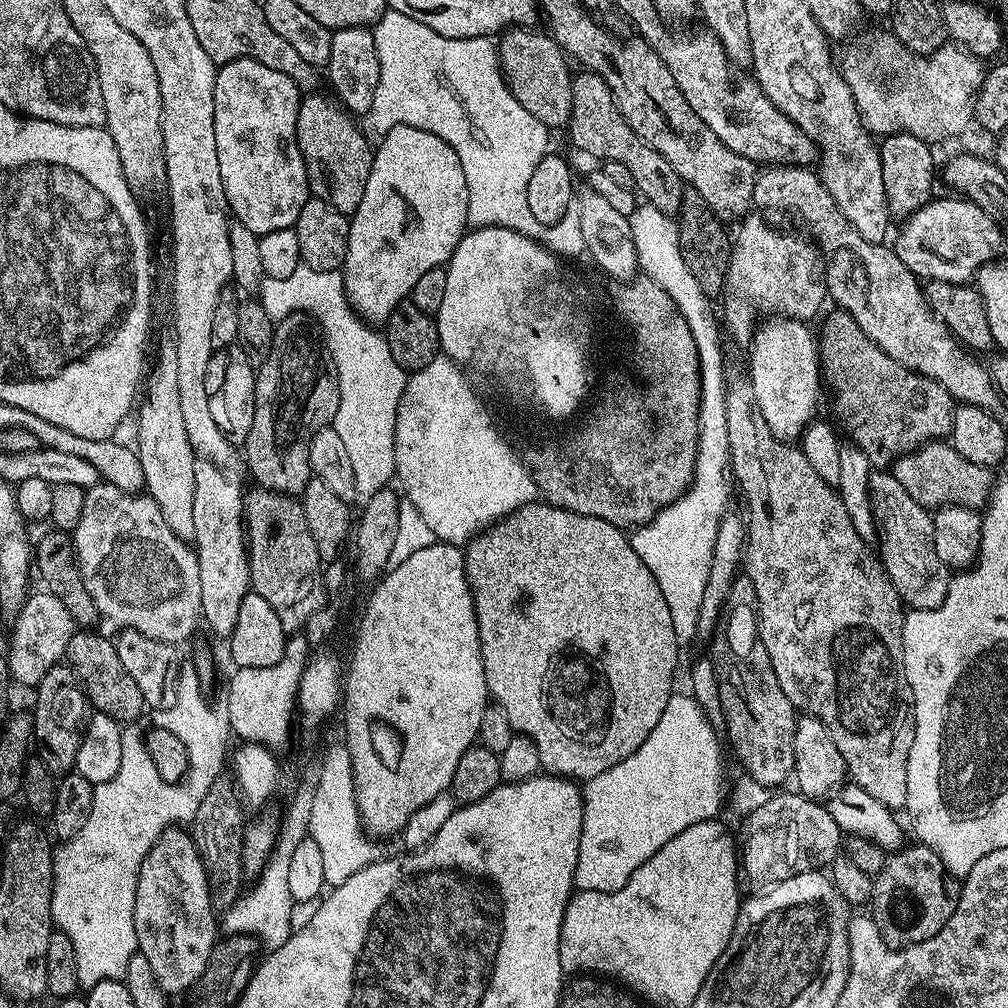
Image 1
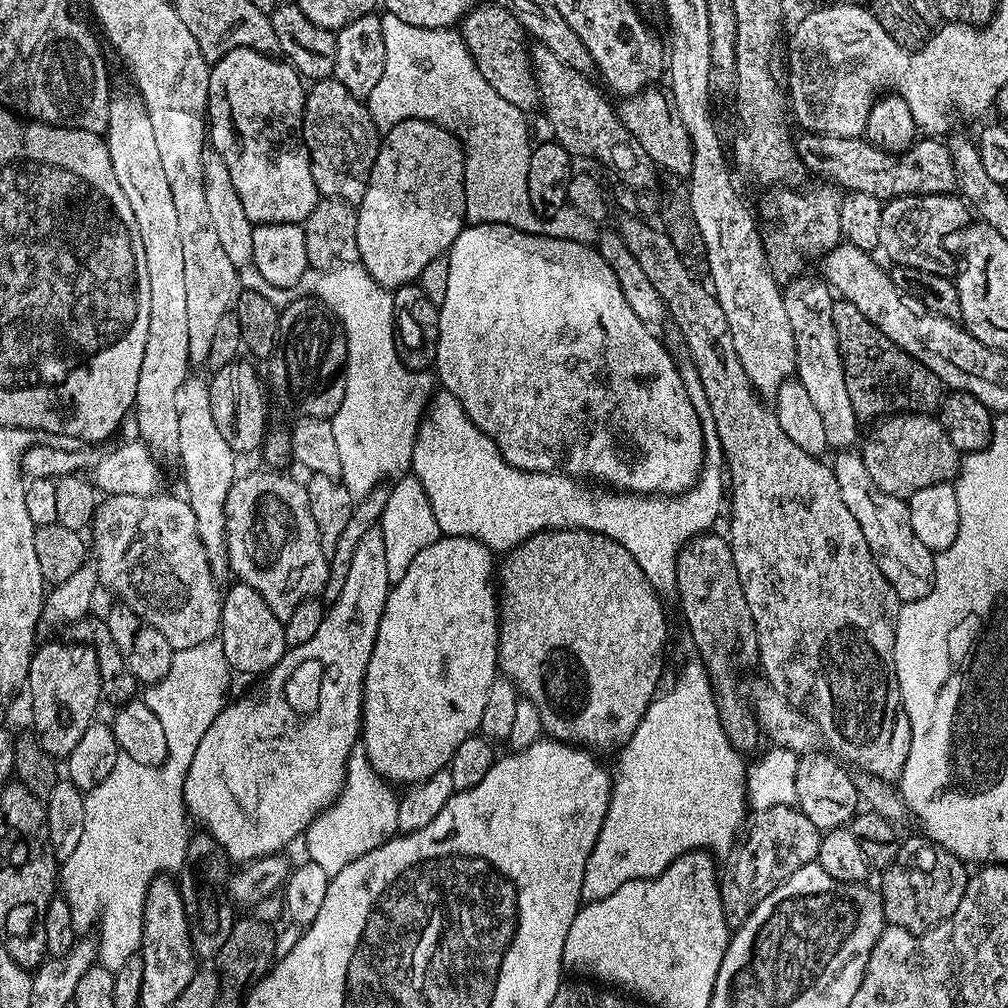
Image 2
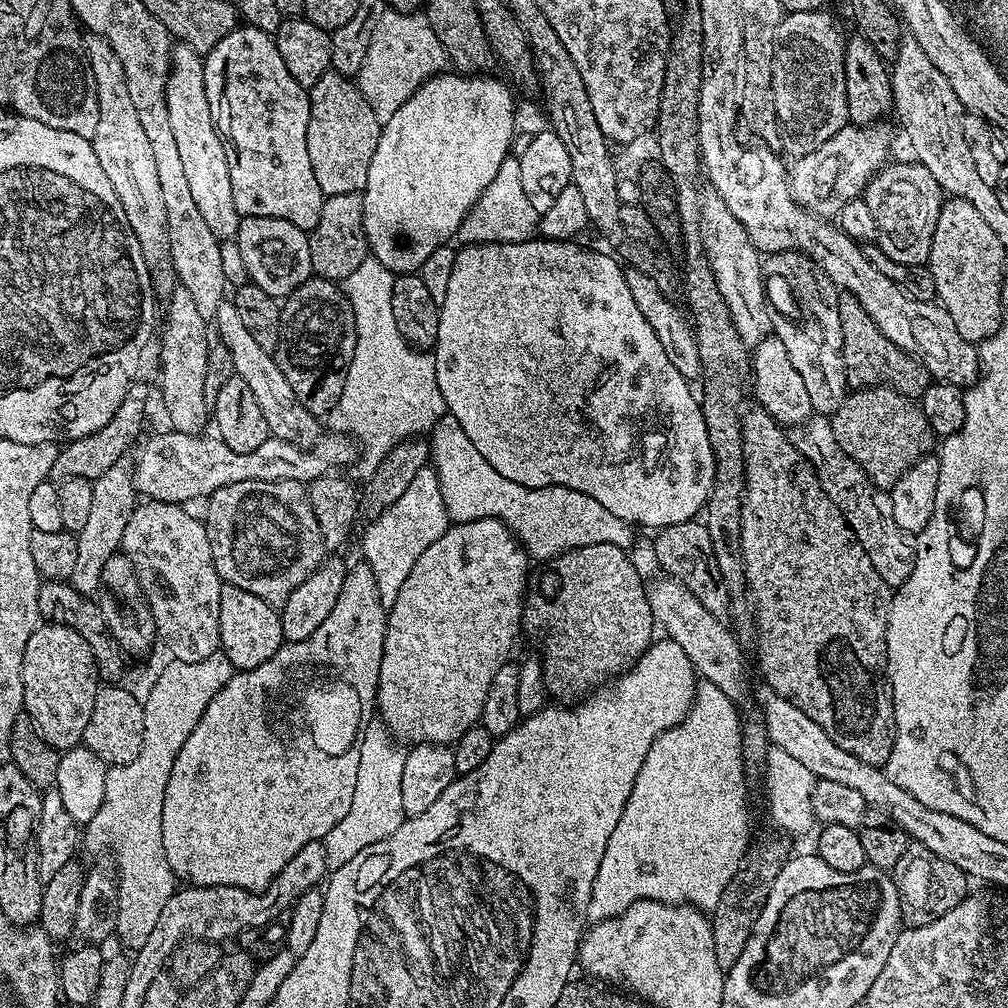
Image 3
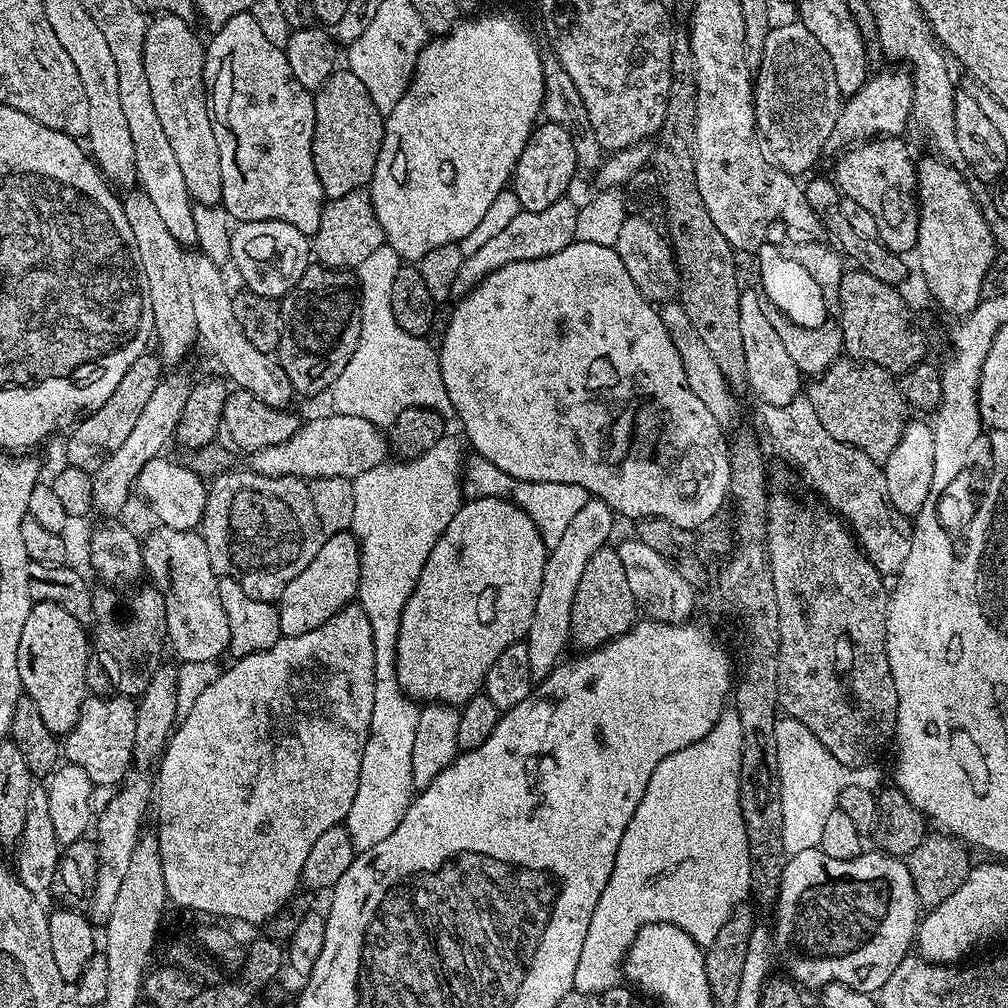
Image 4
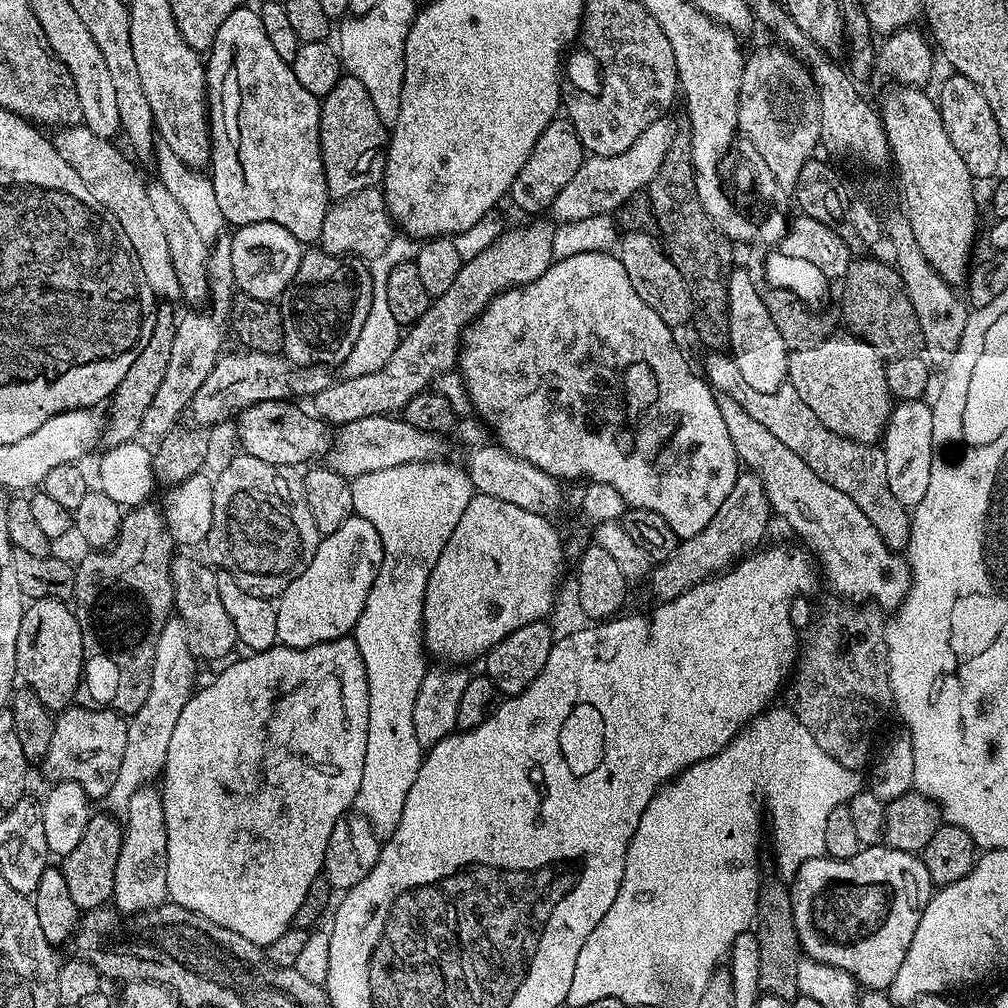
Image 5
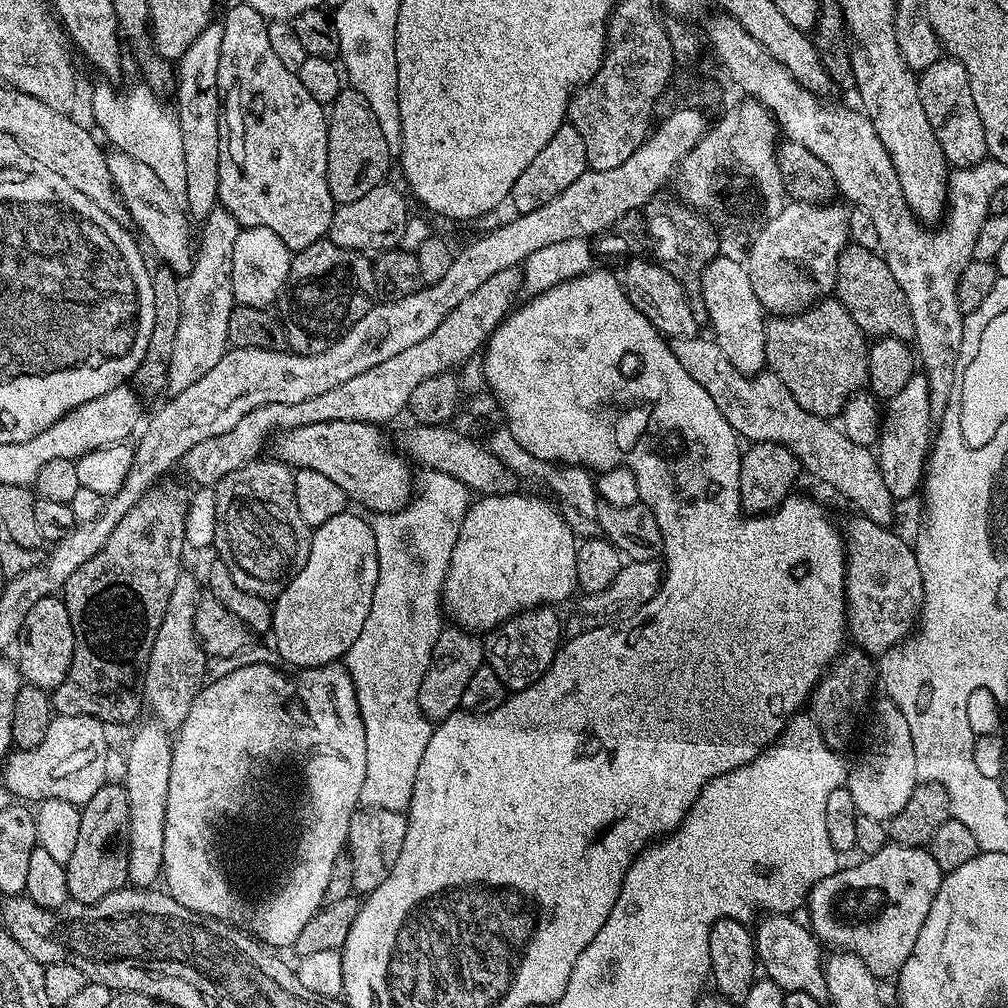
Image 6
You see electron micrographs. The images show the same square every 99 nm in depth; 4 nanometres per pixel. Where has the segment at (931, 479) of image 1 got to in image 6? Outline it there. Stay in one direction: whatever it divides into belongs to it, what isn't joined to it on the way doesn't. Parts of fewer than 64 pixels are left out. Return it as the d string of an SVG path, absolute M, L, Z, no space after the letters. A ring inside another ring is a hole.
M821 298L812 307L795 316L773 315L765 326L765 362L767 367L790 390L794 402L802 410L810 410L816 416L839 417L844 404L867 385L868 346L864 331L850 318L850 314L835 298Z

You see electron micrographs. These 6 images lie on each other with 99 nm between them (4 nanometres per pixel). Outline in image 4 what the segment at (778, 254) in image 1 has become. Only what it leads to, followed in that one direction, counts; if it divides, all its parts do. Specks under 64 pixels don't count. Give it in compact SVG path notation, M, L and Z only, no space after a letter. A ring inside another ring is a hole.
M907 71L880 72L877 76L876 73L869 75L863 87L855 95L843 101L840 120L832 131L831 147L847 149L857 142L867 142L903 133L903 128L909 127L912 119L913 98L912 77Z

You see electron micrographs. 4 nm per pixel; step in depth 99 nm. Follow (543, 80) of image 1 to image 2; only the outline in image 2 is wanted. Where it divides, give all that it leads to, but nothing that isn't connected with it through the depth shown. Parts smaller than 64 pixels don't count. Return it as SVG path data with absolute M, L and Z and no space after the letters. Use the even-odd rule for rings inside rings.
M494 2L477 3L471 12L464 15L458 25L458 31L468 47L468 52L476 59L482 78L489 82L498 94L502 94L502 98L506 98L510 106L520 109L525 114L531 113L531 108L541 107L540 91L536 89L536 77L529 53L526 51L526 44L525 48L523 44L526 33L518 18L510 10Z

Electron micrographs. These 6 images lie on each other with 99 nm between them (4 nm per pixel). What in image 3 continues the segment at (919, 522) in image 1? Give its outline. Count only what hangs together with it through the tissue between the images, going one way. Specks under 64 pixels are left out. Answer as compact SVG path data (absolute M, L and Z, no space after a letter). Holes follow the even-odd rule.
M827 415L809 416L803 424L791 429L790 439L797 450L814 466L830 502L834 502L834 506L842 510L850 530L854 530L858 542L862 542L866 558L874 562L874 570L882 574L889 588L900 588L910 578L916 554L913 541L901 530L898 522L894 522L891 495L885 489L874 487L862 466L858 466L858 462L854 462L854 458L850 458L850 454L846 454L846 450L842 450L838 442L834 442L832 422Z

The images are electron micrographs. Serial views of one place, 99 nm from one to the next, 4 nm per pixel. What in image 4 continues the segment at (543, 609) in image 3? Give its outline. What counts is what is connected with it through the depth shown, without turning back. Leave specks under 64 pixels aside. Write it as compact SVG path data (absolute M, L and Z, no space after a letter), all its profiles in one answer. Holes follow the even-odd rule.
M605 546L599 548L599 550L590 558L590 562L586 562L586 574L582 574L582 578L578 582L578 590L574 594L572 613L570 614L570 640L573 645L577 644L577 649L580 650L591 650L594 648L601 648L602 645L610 643L614 638L618 638L622 634L626 634L632 629L632 625L637 623L638 620L638 609L634 598L630 594L630 586L626 586L626 570L622 570L622 558L618 558L615 547Z

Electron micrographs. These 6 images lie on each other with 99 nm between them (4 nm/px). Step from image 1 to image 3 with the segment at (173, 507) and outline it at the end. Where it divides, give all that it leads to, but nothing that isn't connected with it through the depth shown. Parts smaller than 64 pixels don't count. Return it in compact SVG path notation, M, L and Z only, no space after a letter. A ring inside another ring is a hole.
M85 35L82 47L98 94L98 127L95 128L94 138L91 140L94 154L98 154L102 171L106 173L106 178L110 178L110 186L114 186L114 194L118 194L122 210L126 210L126 222L130 222L130 230L134 230L138 246L142 246L142 258L146 258L151 269L153 289L160 294L171 293L174 273L170 259L166 202L162 199L158 166L154 162L150 141L142 130L142 122L138 122L138 110L134 110L134 102L130 102L126 70L122 70L122 62L118 62L118 54L114 54L106 38Z

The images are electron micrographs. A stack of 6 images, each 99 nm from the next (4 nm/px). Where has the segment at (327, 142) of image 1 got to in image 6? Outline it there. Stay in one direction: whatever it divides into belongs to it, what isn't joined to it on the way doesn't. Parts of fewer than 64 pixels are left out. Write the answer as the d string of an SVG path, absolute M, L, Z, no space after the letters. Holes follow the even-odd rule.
M341 87L328 116L328 185L332 199L341 205L364 197L374 186L389 179L391 164L393 167L393 145L386 142L386 134L378 127L378 118L374 118L370 102L366 102L356 88Z

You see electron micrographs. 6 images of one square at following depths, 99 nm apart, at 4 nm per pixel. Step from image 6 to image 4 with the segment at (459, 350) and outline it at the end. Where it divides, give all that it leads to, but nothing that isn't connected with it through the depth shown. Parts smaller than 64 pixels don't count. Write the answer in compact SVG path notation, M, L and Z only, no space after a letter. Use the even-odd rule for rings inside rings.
M565 198L554 202L554 206L546 206L546 210L537 212L525 212L521 210L511 222L499 234L494 234L490 242L474 254L464 257L462 267L458 270L458 278L454 278L452 296L459 298L472 291L476 285L494 270L506 266L510 262L526 262L534 258L546 258L550 254L558 254L566 246L570 246L576 234L577 201Z

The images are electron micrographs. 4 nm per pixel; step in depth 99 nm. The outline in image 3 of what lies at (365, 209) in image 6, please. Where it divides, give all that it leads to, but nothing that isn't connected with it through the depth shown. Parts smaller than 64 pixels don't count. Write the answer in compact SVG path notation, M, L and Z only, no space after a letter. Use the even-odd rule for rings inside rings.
M361 193L354 194L334 194L327 197L322 206L322 214L318 218L318 226L314 226L308 237L310 246L310 262L313 273L322 280L334 280L343 282L358 270L358 265L370 255L368 251L368 239L364 229L364 197Z

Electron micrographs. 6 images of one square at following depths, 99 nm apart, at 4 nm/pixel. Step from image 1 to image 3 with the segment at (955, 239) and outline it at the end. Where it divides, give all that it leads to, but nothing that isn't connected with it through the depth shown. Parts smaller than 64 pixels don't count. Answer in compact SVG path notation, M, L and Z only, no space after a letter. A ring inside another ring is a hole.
M919 162L912 164L885 163L884 167L872 177L872 181L864 188L862 197L866 206L870 206L870 214L874 214L874 226L876 227L875 243L894 262L899 264L923 265L930 254L930 242L934 238L934 226L938 222L938 214L944 205L946 194L934 182L934 174L926 170Z

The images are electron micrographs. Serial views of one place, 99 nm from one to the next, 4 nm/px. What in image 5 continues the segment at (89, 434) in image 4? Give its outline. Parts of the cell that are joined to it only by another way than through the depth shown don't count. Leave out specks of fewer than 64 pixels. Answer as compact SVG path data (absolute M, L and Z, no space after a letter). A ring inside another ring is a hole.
M164 302L155 309L150 338L146 338L146 346L142 346L138 358L134 358L130 370L126 370L126 378L122 378L122 382L118 382L118 386L112 391L110 397L112 418L110 414L106 431L102 437L103 443L108 448L135 441L139 437L136 435L141 435L146 410L149 408L154 394L158 394L158 390L162 386L162 377L166 375L166 369L170 363L170 350L174 346L174 330L178 319L177 313L172 313L172 308L171 303Z

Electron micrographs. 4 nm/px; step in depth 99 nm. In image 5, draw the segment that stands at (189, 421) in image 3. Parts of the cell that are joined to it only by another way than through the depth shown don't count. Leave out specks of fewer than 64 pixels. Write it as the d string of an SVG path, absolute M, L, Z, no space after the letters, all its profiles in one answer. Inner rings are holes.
M83 126L59 129L55 133L54 143L58 154L62 154L62 158L74 166L74 174L86 182L86 190L98 198L112 219L118 222L118 226L122 226L122 234L130 238L136 261L153 297L164 302L179 301L178 274L174 274L174 262L170 262L170 246L166 246L166 234L158 223L158 214L154 214L154 206L150 206L146 182L136 173L137 165L127 155L124 157L112 140L98 138L98 134Z

